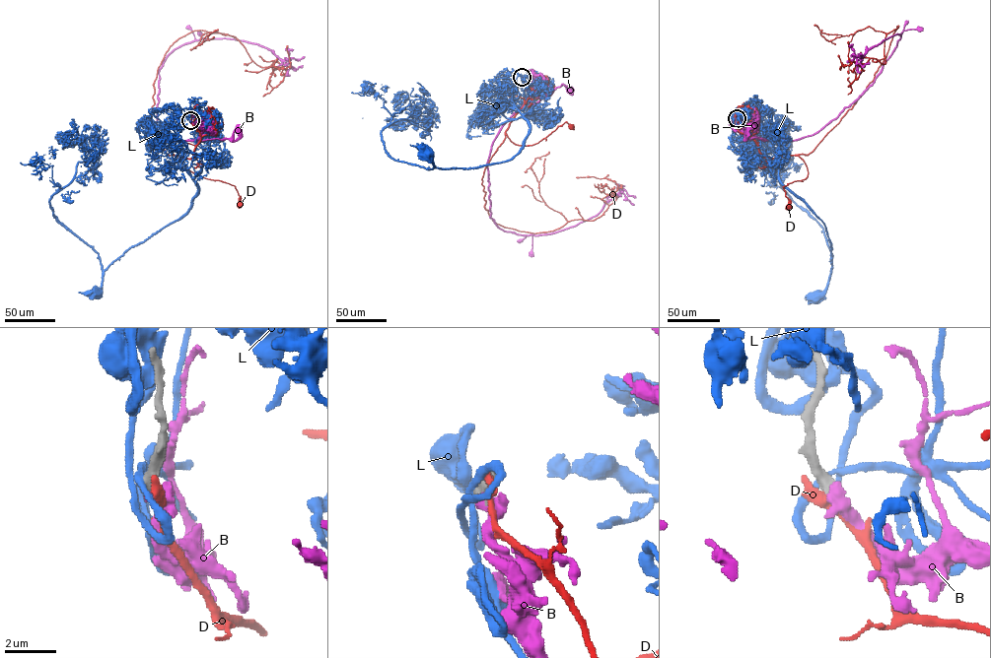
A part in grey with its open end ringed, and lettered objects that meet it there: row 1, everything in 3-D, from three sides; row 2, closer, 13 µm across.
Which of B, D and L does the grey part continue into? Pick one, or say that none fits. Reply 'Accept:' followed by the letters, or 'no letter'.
Accept: B

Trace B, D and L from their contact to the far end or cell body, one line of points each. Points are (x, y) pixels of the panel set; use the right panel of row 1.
B: (736, 118), (745, 121), (754, 134), (764, 140), (744, 136), (750, 125)
D: (736, 119), (747, 129), (763, 156), (798, 156), (803, 161), (807, 177), (783, 186), (790, 201), (788, 207)
L: (736, 118), (746, 122), (756, 136), (771, 171), (825, 226), (830, 244), (831, 273), (826, 292), (817, 298)

